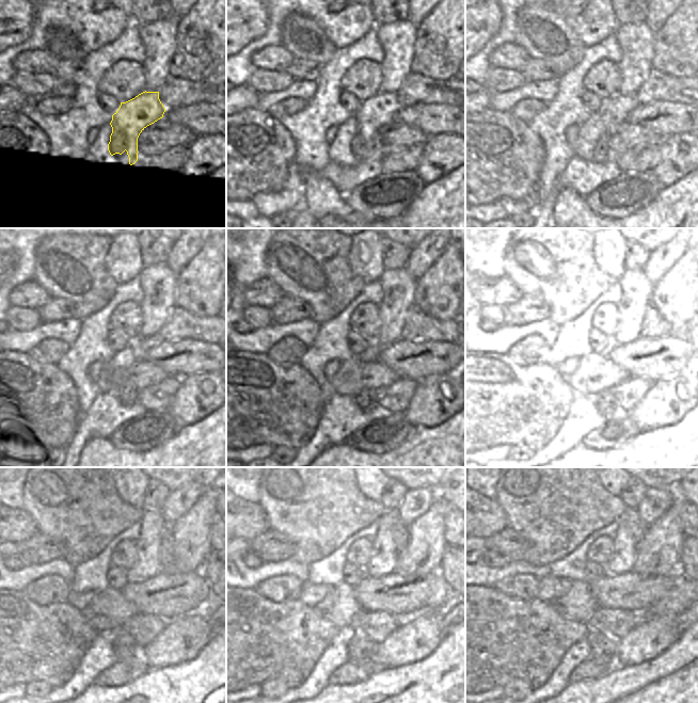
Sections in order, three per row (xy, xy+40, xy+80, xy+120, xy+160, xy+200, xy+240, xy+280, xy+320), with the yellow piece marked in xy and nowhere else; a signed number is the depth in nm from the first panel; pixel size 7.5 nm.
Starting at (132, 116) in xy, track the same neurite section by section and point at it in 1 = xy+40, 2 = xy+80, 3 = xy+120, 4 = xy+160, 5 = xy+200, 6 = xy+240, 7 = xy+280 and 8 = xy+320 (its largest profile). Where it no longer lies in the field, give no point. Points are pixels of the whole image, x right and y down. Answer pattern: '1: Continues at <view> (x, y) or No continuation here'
1: Continues at xy+40 (380, 110)
2: Continues at xy+80 (614, 111)
3: Continues at xy+120 (128, 396)
4: Continues at xy+160 (366, 399)
5: Continues at xy+200 (604, 401)
6: Continues at xy+240 (123, 643)
7: Continues at xy+280 (361, 648)
8: Continues at xy+320 (602, 646).

